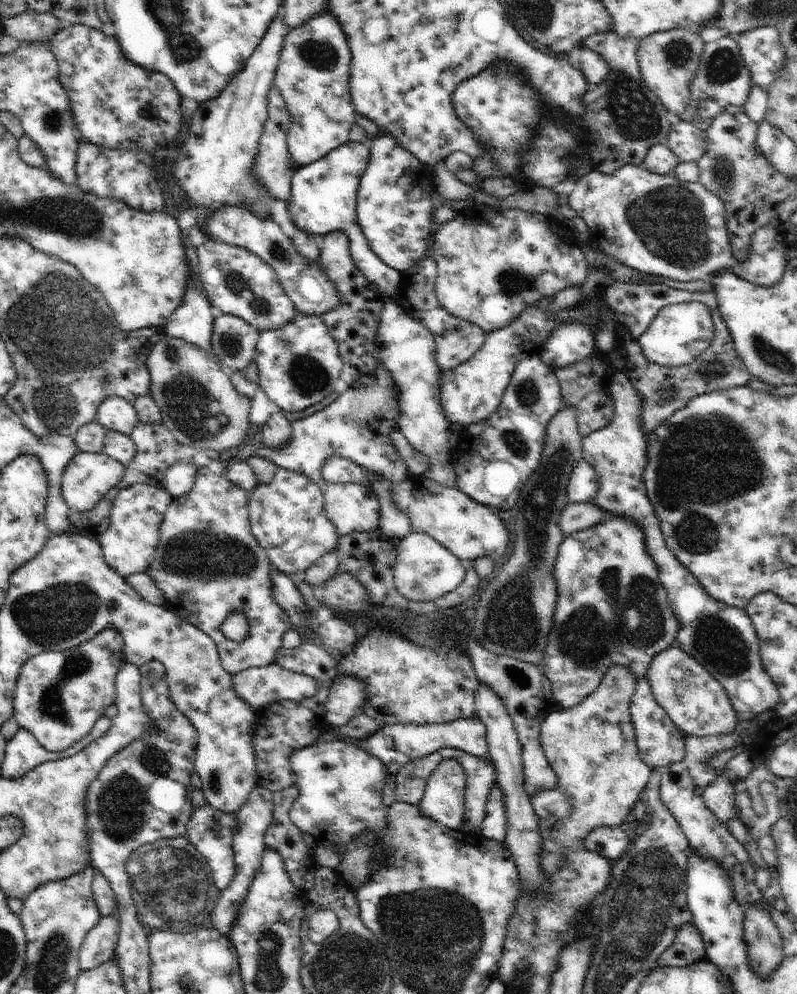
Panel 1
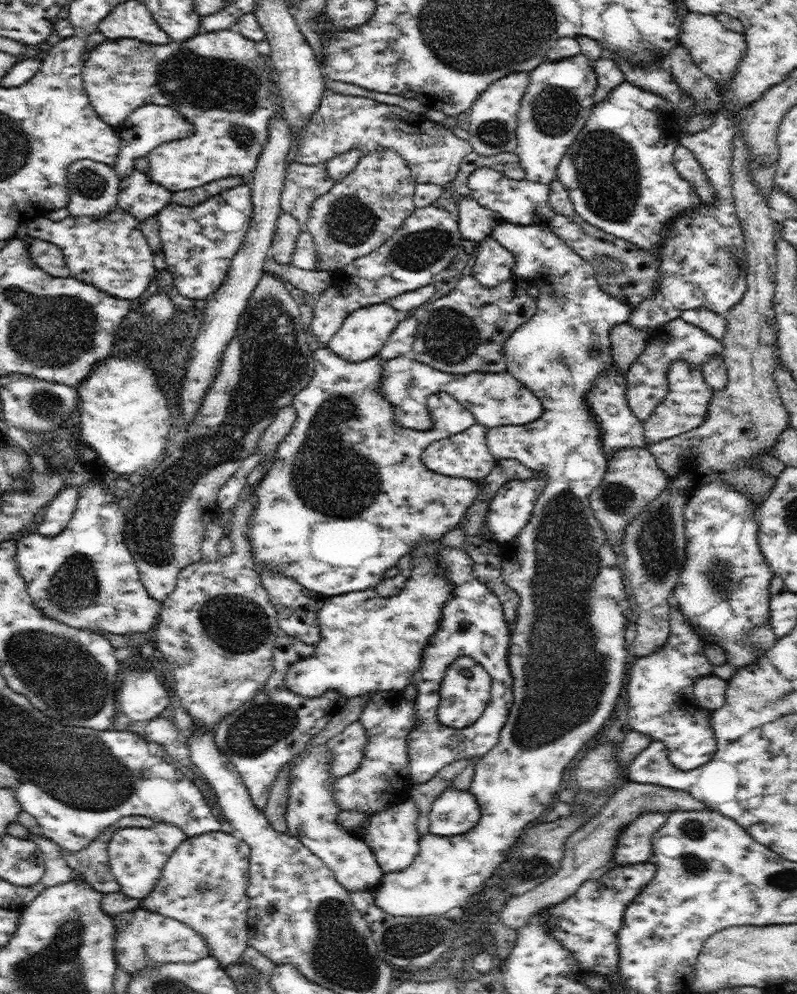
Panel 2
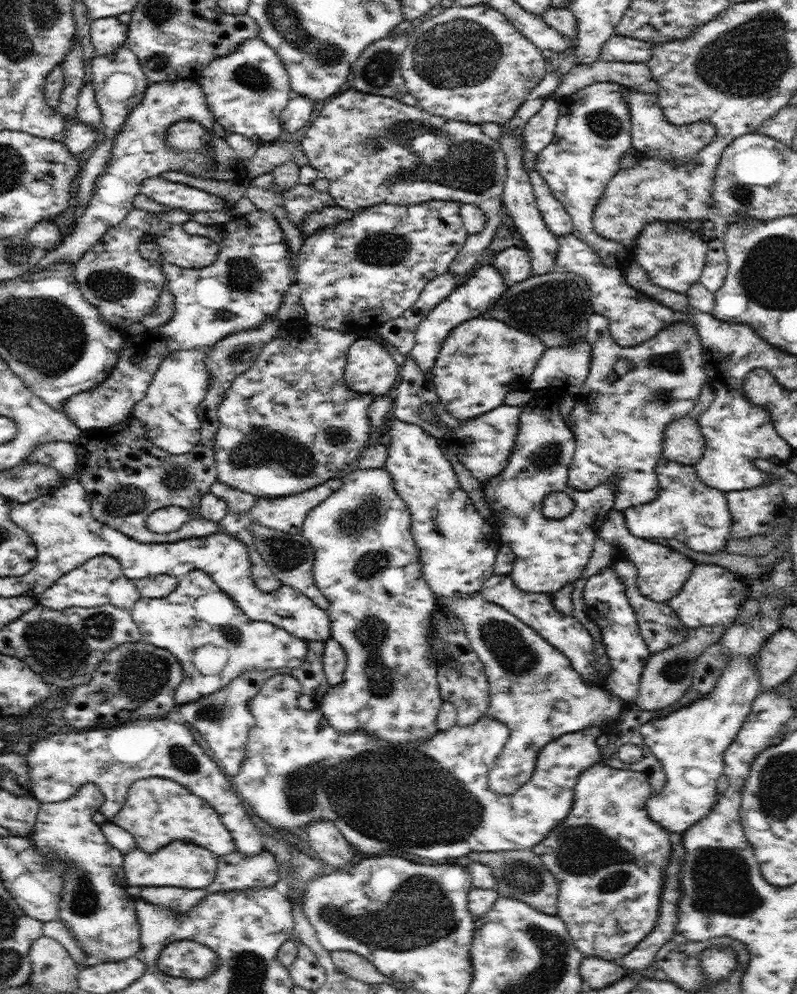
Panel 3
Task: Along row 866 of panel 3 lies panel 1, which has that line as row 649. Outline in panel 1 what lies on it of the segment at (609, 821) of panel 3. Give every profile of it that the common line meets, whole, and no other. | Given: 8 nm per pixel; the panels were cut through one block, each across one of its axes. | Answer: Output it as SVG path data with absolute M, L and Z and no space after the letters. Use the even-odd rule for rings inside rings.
M616 516L607 522L565 536L560 544L554 566L558 592L552 630L539 668L552 682L554 701L561 709L584 702L602 682L610 666L622 666L634 674L636 691L630 700L631 722L638 742L640 758L652 769L666 769L684 758L686 734L671 722L666 712L656 703L648 679L652 660L668 650L676 640L680 624L668 605L666 588L659 580L660 572L646 550L646 534L642 526L626 516Z

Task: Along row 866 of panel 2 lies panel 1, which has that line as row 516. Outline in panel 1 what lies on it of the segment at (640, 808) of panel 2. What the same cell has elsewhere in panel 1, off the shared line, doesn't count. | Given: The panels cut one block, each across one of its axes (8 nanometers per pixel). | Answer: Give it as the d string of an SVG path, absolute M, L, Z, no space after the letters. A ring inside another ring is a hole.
M592 502L568 503L564 510L562 510L559 524L560 528L562 528L562 533L565 536L569 536L574 534L574 532L607 522L611 518L610 512L594 506Z

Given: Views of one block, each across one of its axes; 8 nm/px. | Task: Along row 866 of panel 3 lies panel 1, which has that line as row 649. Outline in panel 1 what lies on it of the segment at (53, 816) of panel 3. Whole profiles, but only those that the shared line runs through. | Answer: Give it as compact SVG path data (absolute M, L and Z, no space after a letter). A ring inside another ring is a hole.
M106 628L77 648L43 651L26 660L16 680L13 708L18 726L30 730L39 744L52 753L70 749L83 740L98 718L115 704L115 679L124 666L123 637Z

